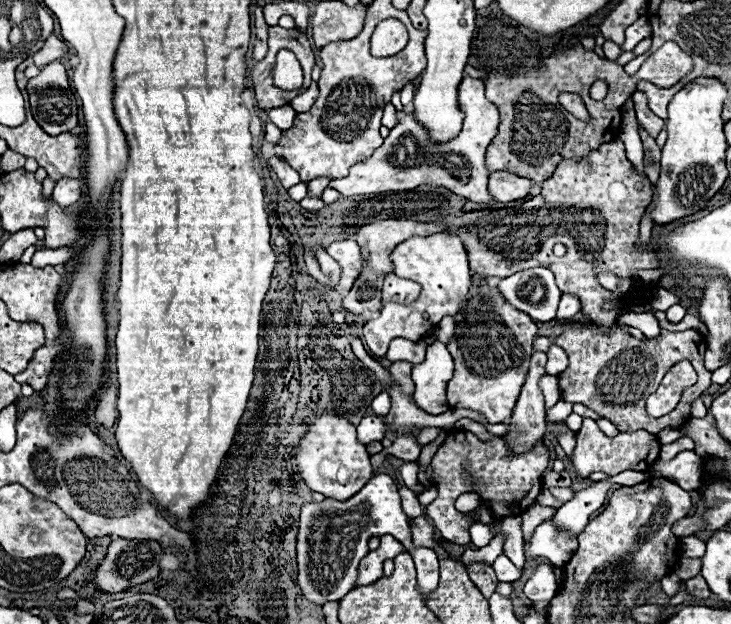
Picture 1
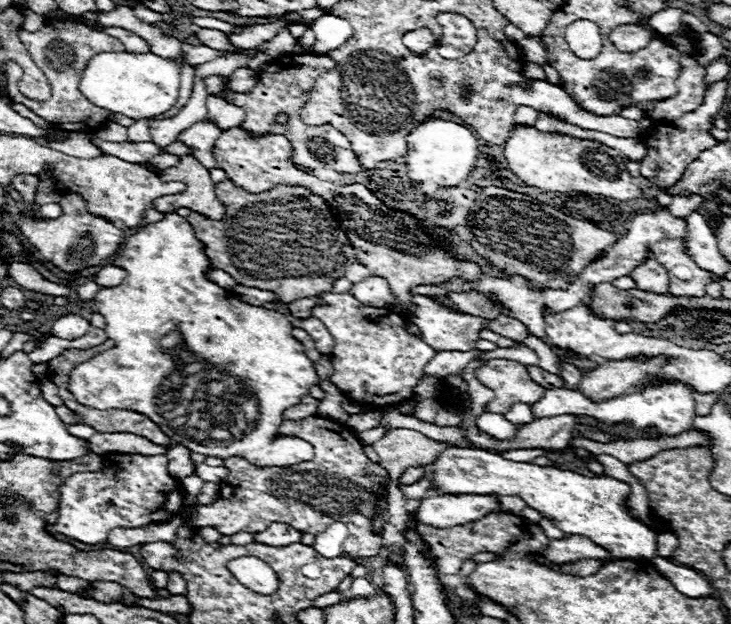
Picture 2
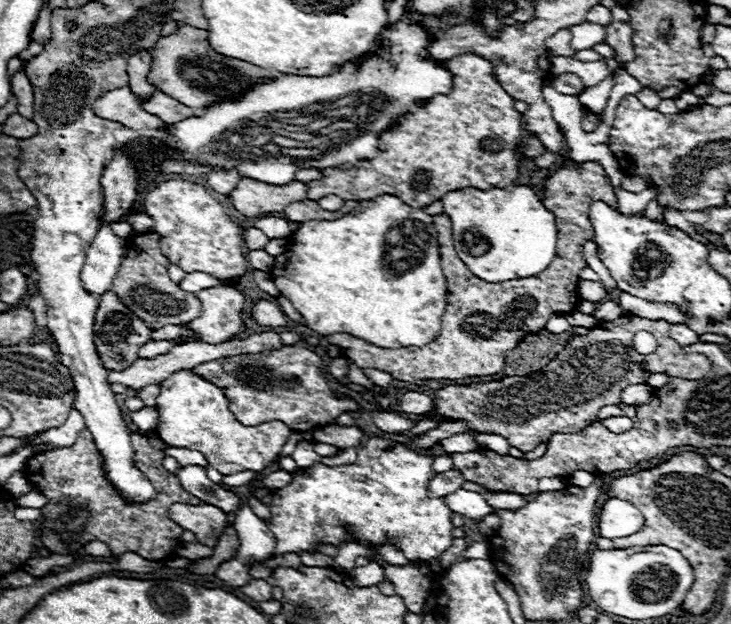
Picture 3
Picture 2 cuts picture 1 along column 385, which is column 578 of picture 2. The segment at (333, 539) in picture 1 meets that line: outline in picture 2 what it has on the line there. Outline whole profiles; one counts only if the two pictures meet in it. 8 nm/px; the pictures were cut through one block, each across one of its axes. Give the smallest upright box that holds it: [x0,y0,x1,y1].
[428,448,658,560]

